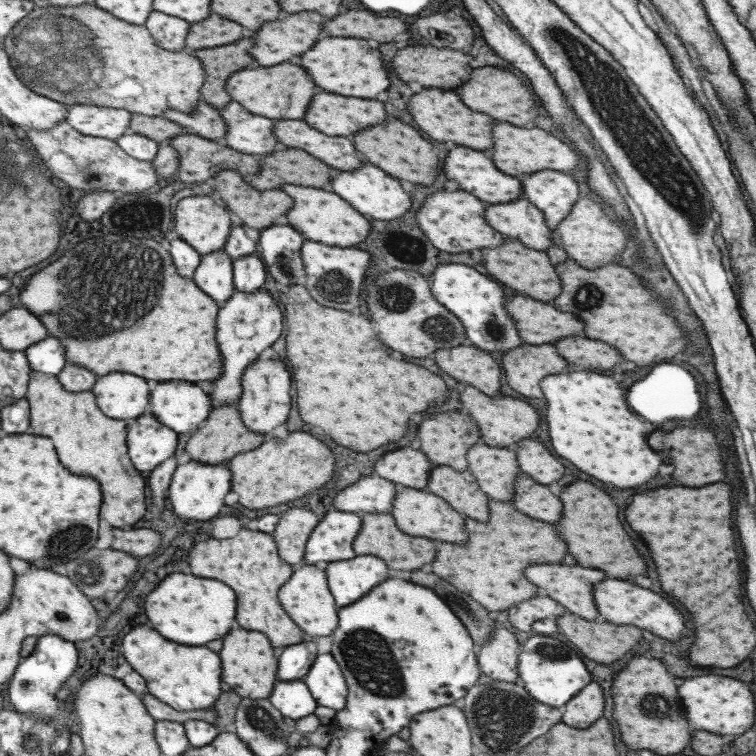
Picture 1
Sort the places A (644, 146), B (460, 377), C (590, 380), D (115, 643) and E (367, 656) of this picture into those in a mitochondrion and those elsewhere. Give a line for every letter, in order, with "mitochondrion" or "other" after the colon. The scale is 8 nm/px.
A: mitochondrion
B: other
C: other
D: other
E: mitochondrion

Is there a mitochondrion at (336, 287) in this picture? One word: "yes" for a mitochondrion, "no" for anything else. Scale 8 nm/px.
yes

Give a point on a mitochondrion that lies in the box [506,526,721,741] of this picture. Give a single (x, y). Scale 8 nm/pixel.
(653, 706)

